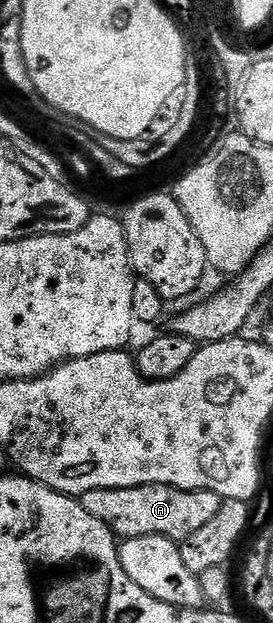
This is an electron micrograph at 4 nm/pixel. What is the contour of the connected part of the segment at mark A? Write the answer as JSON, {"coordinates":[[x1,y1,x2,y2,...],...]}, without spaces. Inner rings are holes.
{"coordinates":[[134,486,133,488,97,488,81,495,81,501,85,512,89,512,89,516,101,520,101,524,105,524,105,528,109,528,115,533,116,539,165,536,169,540,181,543,189,536,193,536,193,532,200,530,203,525,209,524,209,520,213,520,213,516,217,516,217,512,221,512,225,499,217,496,217,492,208,490,182,490,172,486]]}

